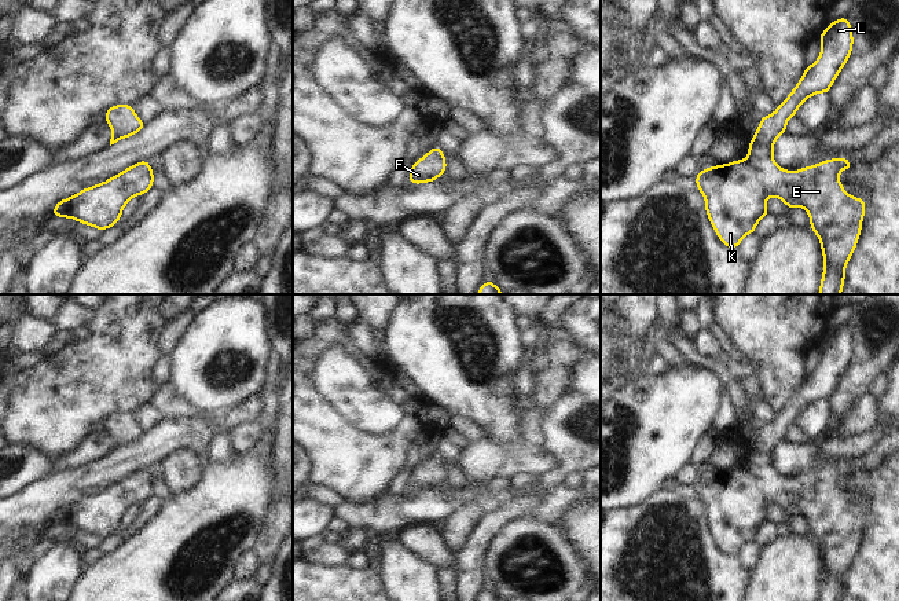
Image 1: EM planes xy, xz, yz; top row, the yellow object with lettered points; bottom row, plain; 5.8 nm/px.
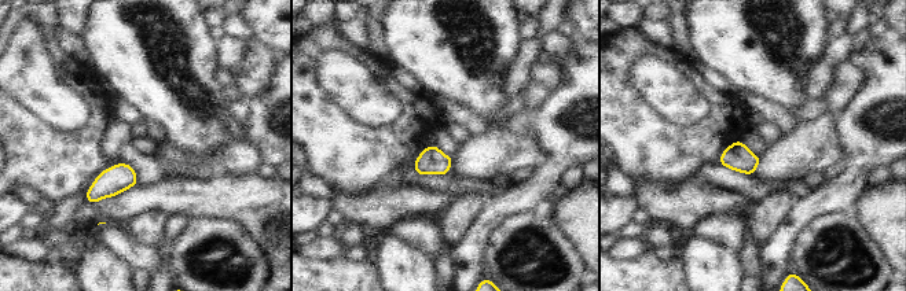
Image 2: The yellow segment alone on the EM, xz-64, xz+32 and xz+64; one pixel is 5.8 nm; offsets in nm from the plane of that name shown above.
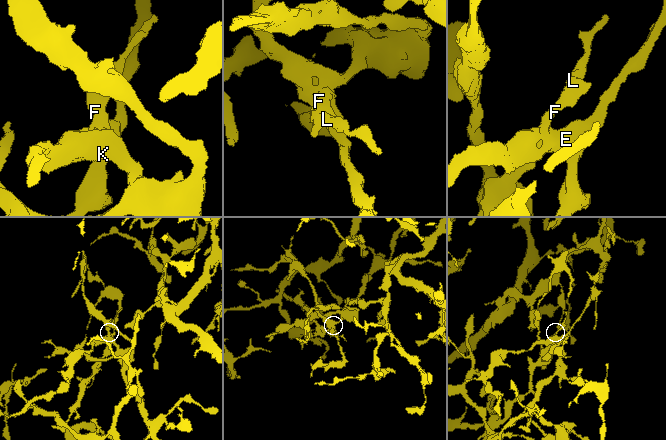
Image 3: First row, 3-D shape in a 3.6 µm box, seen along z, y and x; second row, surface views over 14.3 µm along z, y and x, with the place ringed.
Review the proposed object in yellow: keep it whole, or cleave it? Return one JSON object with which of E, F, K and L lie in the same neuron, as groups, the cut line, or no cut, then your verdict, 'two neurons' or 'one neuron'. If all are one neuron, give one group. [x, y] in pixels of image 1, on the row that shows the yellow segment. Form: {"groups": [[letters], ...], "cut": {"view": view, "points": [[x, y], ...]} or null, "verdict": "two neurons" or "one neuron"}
{"groups": [["E", "F", "K", "L"]], "cut": null, "verdict": "one neuron"}

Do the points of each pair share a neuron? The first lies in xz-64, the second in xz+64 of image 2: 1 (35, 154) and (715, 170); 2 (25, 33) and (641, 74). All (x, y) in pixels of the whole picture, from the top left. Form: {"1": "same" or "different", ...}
{"1": "different", "2": "same"}

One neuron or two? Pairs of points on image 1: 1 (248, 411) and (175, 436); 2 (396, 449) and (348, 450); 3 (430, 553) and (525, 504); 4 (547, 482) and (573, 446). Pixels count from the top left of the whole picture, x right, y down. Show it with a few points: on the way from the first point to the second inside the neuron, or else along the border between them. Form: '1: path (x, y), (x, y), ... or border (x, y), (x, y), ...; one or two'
1: path (230, 422), (216, 424), (193, 433); one
2: path (384, 450), (360, 450); one
3: border (458, 550), (458, 564), (454, 570); two
4: path (557, 476), (573, 460), (573, 455); one

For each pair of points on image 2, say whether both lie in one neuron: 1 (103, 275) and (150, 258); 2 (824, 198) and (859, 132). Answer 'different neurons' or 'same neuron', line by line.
1: different neurons
2: same neuron

